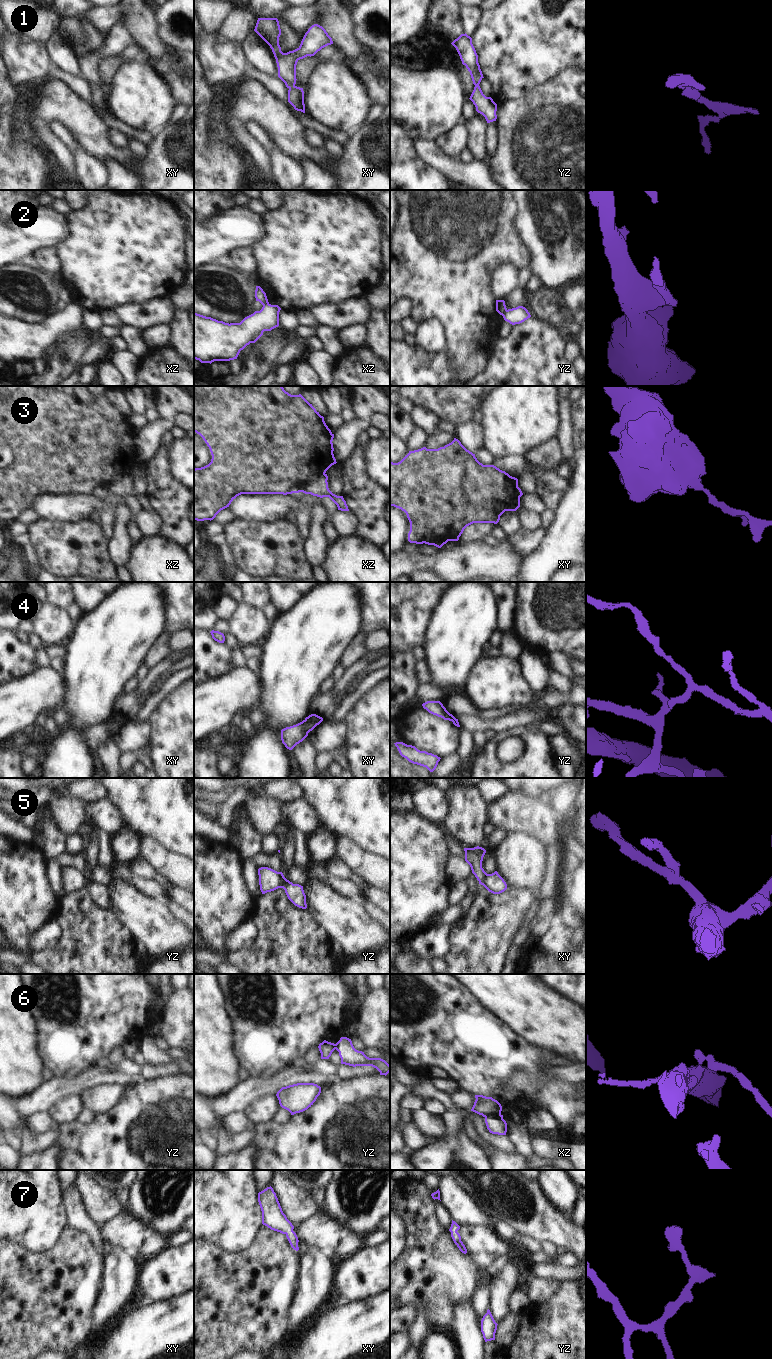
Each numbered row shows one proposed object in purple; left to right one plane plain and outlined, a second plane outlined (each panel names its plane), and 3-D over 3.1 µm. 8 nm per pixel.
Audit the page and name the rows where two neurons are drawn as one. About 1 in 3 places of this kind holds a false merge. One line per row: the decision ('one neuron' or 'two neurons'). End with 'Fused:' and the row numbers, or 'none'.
1: one neuron
2: two neurons
3: two neurons
4: one neuron
5: two neurons
6: two neurons
7: one neuron
Fused: 2, 3, 5, 6

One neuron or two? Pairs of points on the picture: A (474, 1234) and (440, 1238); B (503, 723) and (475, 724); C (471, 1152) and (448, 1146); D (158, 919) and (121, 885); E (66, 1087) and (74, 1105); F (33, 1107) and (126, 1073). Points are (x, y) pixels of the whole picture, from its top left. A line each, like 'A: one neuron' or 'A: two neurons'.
A: two neurons
B: one neuron
C: one neuron
D: one neuron
E: two neurons
F: one neuron

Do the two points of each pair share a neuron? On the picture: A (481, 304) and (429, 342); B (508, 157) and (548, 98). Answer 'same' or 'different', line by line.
A: different
B: same

